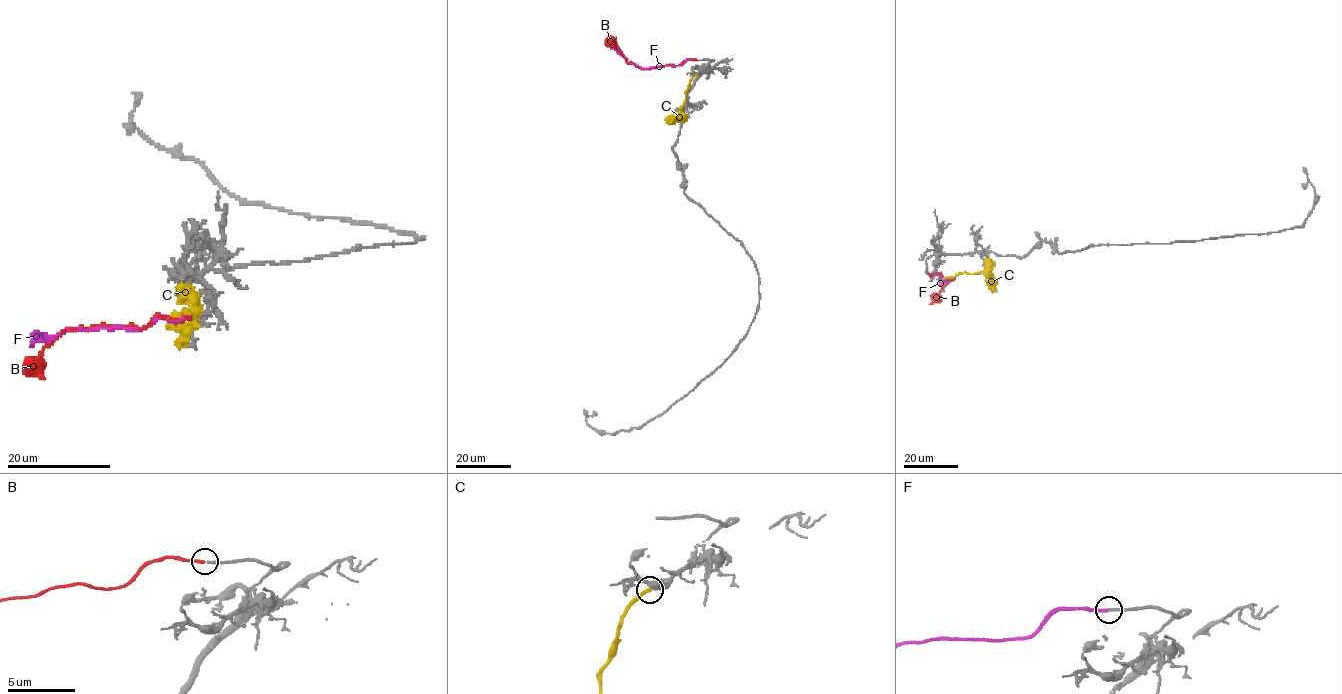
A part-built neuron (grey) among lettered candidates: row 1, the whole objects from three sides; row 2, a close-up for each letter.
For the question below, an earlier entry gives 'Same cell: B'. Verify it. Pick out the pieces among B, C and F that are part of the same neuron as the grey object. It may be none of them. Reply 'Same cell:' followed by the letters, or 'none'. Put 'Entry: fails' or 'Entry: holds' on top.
Entry: holds
Same cell: B

